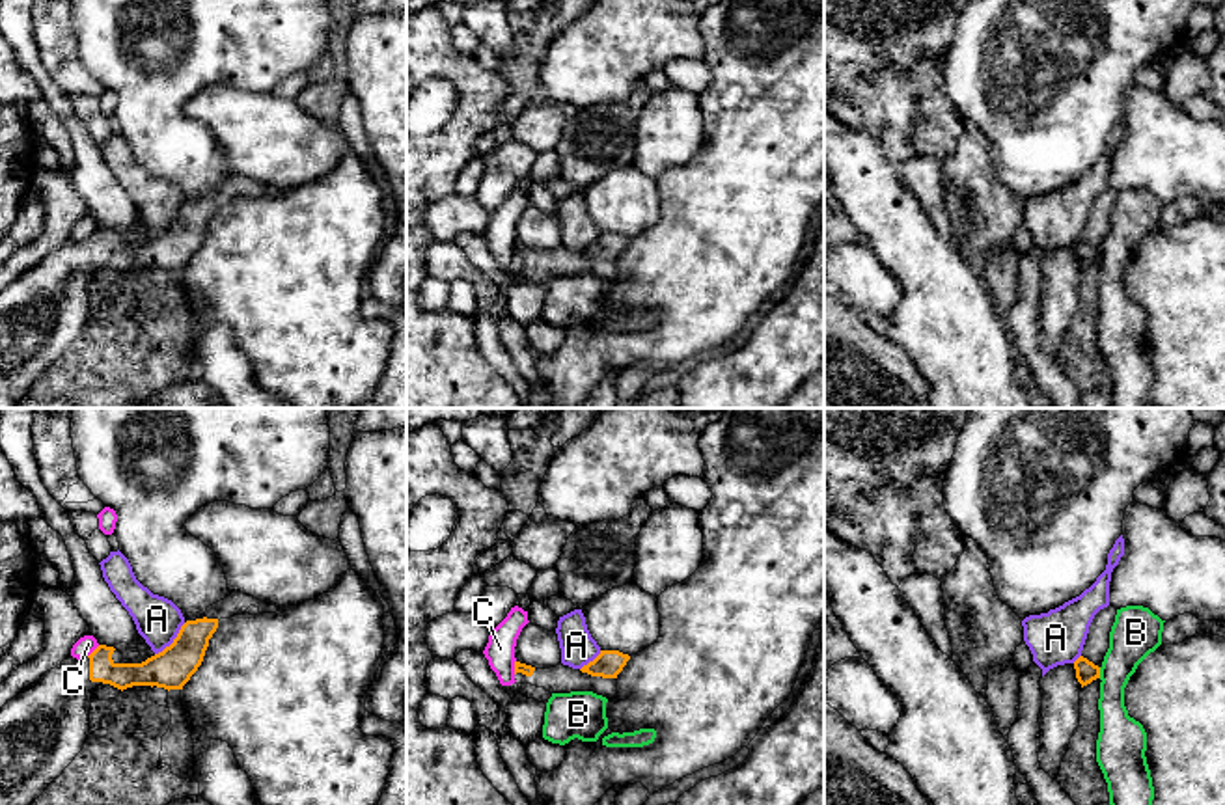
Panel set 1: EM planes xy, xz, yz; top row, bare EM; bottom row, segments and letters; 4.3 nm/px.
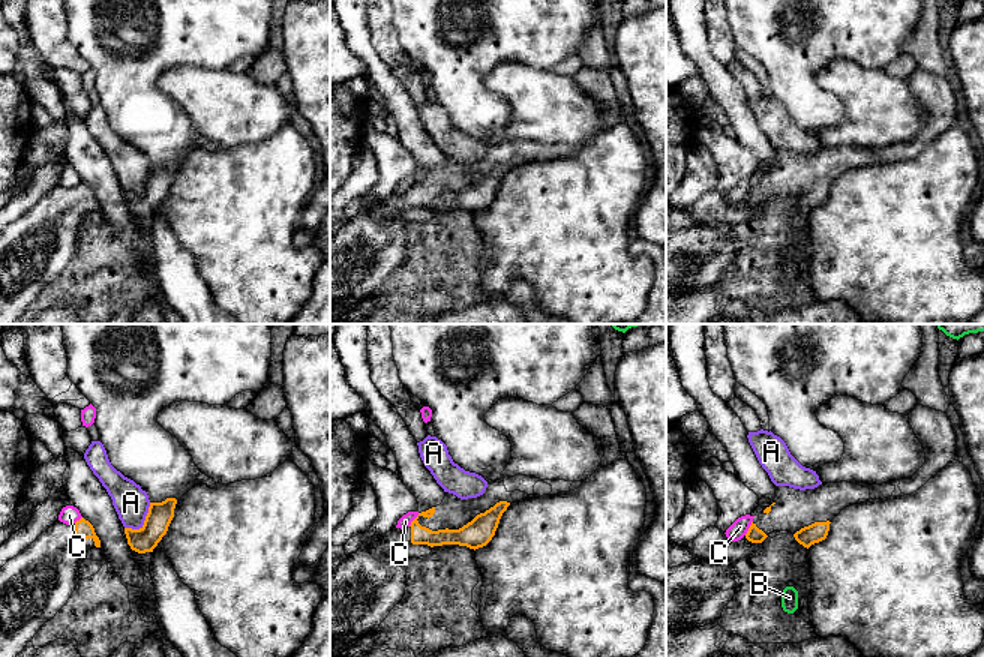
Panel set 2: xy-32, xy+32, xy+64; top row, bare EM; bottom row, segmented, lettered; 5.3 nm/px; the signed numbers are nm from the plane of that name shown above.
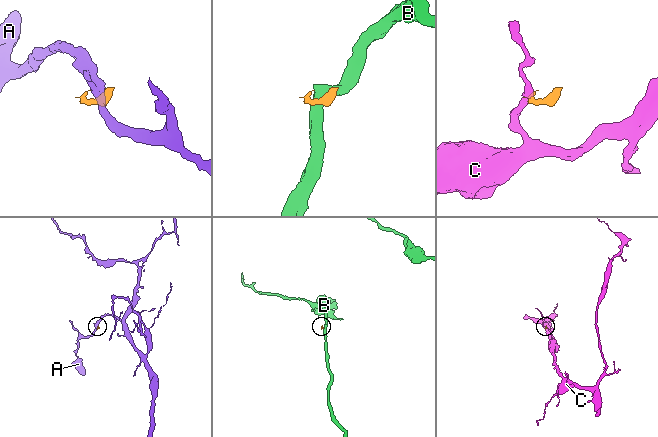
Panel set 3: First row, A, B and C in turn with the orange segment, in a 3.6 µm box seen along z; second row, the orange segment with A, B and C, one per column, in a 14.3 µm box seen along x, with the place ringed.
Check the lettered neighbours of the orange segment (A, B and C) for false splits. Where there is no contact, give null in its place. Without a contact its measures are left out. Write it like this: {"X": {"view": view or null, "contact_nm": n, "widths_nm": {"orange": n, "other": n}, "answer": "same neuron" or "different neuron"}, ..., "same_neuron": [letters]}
{"A": {"view": "xy", "contact_nm": 190, "widths_nm": {"orange": 170, "other": 200}, "answer": "different neuron"}, "B": {"view": "yz", "contact_nm": 50, "widths_nm": {"orange": 100, "other": 220}, "answer": "different neuron"}, "C": {"view": "xz", "contact_nm": 60, "widths_nm": {"orange": 50, "other": 130}, "answer": "different neuron"}, "same_neuron": []}

